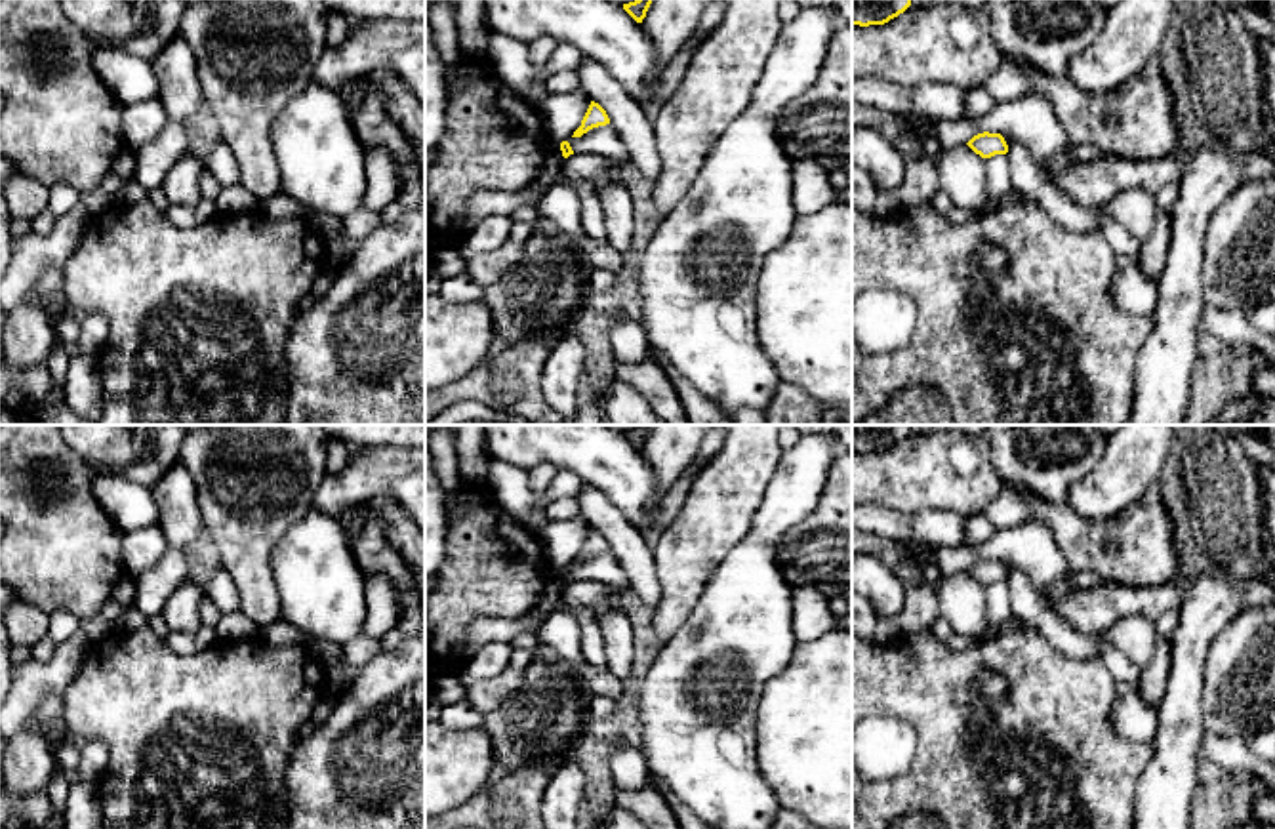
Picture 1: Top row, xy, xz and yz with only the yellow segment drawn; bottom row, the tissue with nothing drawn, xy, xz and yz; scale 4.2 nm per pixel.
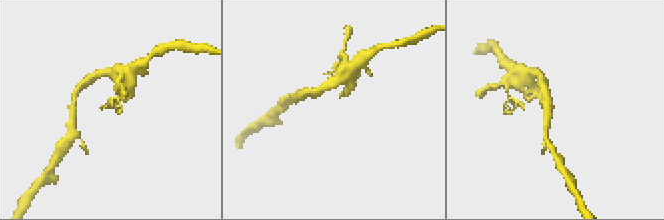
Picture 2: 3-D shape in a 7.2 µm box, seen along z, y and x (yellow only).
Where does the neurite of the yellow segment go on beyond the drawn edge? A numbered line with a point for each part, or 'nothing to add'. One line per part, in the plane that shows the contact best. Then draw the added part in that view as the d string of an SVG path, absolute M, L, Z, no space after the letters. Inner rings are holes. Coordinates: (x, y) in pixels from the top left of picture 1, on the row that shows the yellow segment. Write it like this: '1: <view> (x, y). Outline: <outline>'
nothing to add

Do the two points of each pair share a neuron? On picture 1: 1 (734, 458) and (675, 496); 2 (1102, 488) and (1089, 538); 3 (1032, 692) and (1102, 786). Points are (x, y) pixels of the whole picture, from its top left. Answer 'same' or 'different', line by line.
1: different
2: different
3: same

